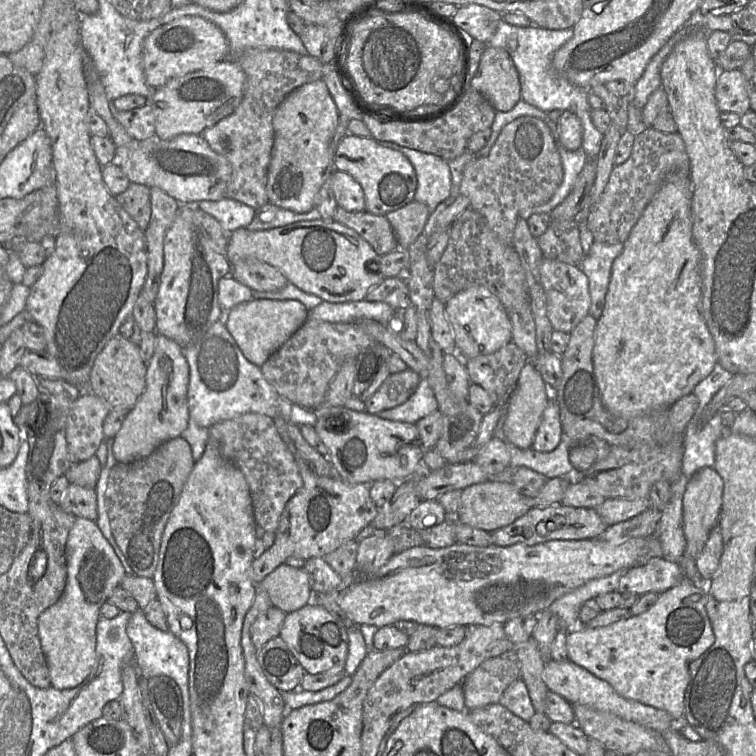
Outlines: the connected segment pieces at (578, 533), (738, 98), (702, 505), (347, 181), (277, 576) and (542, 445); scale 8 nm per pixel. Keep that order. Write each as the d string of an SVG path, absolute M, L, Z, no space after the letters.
M562 503L531 508L513 523L491 532L493 544L506 547L517 543L528 546L553 540L596 539L608 527L594 508L579 508Z
M740 69L719 70L715 97L721 112L734 112L742 116L750 109L747 83Z
M704 467L687 480L682 503L683 529L687 542L684 555L697 560L711 530L719 523L723 487L723 480L714 467Z
M334 170L331 174L331 187L339 207L349 212L365 211L363 189L352 176Z
M281 564L260 583L272 605L290 613L311 602L309 579L303 568Z
M550 400L544 410L531 448L538 452L551 452L560 443L562 433L559 408L554 400Z

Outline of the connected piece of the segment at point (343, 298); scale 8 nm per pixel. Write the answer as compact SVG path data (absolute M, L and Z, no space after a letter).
M321 219L298 221L269 230L251 231L247 228L234 230L228 241L226 258L230 264L240 259L257 259L280 270L288 282L300 290L318 296L325 302L343 303L363 300L366 294L386 278L375 262L381 257L356 231L338 222Z

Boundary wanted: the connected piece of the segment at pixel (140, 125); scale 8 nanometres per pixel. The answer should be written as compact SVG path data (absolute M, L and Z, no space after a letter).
M151 102L128 111L118 111L118 120L127 133L136 140L155 135L155 114Z

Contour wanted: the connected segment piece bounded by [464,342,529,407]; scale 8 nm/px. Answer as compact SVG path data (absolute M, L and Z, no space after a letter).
M509 342L492 354L464 358L470 382L484 388L494 405L499 407L507 406L517 386L520 372L528 361L528 356L513 342Z

